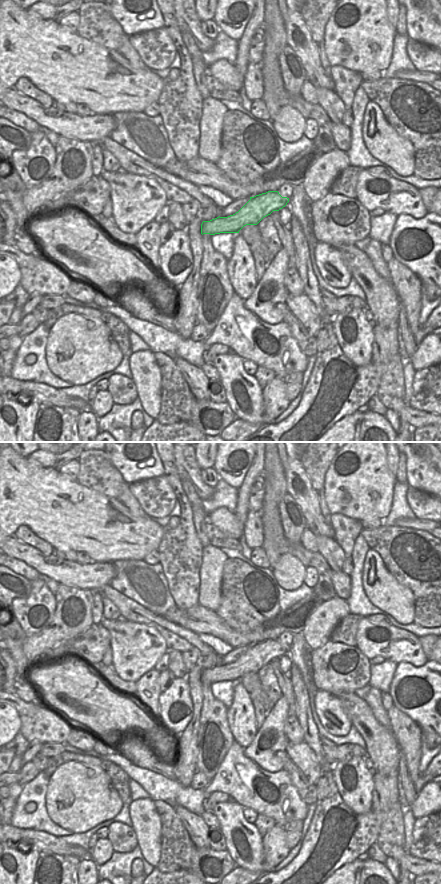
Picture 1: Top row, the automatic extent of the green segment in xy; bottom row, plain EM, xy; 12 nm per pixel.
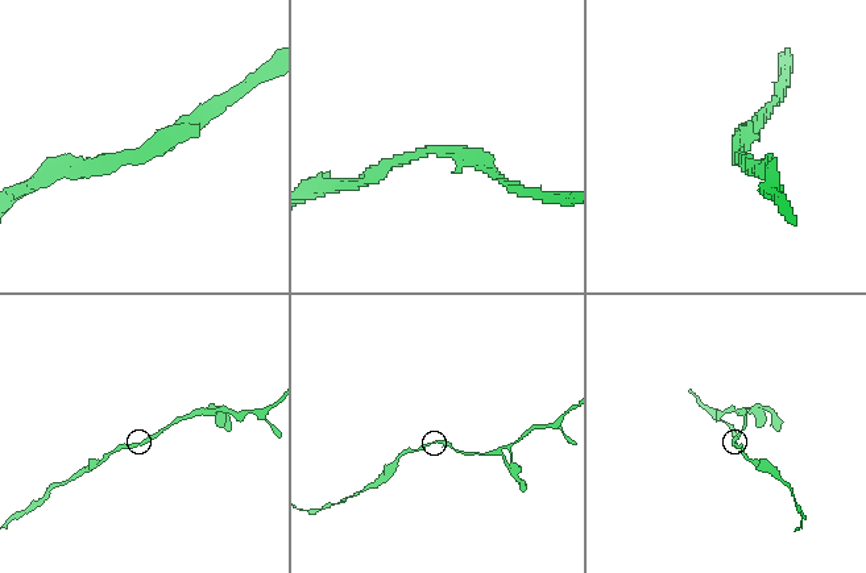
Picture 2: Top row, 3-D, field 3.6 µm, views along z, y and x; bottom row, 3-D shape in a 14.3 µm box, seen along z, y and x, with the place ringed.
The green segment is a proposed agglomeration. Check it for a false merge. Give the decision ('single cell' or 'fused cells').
single cell

